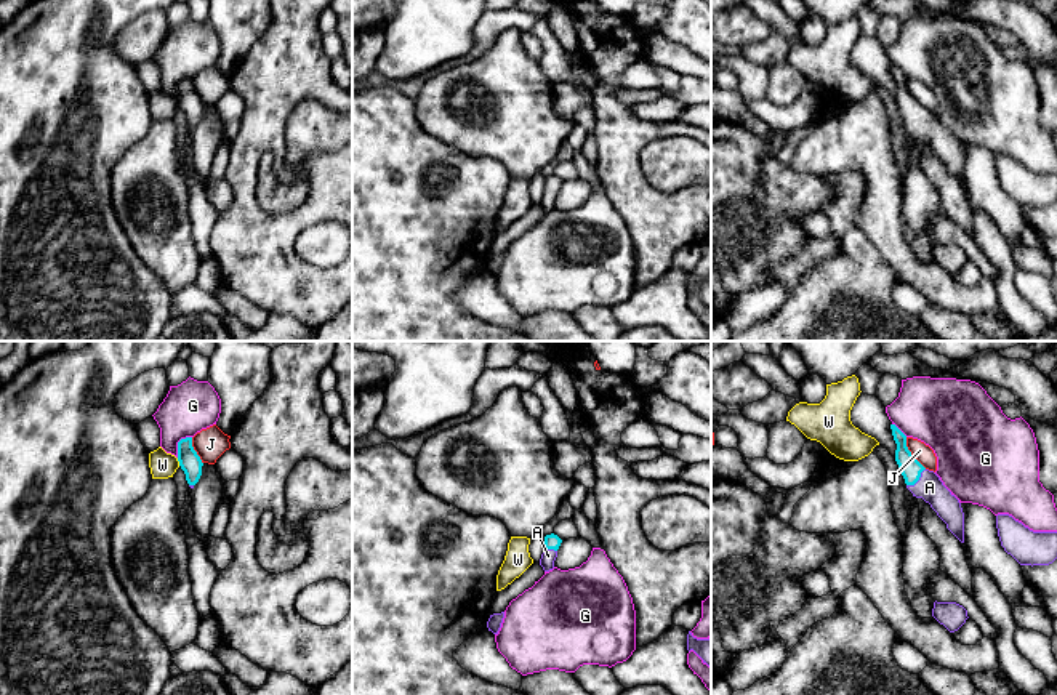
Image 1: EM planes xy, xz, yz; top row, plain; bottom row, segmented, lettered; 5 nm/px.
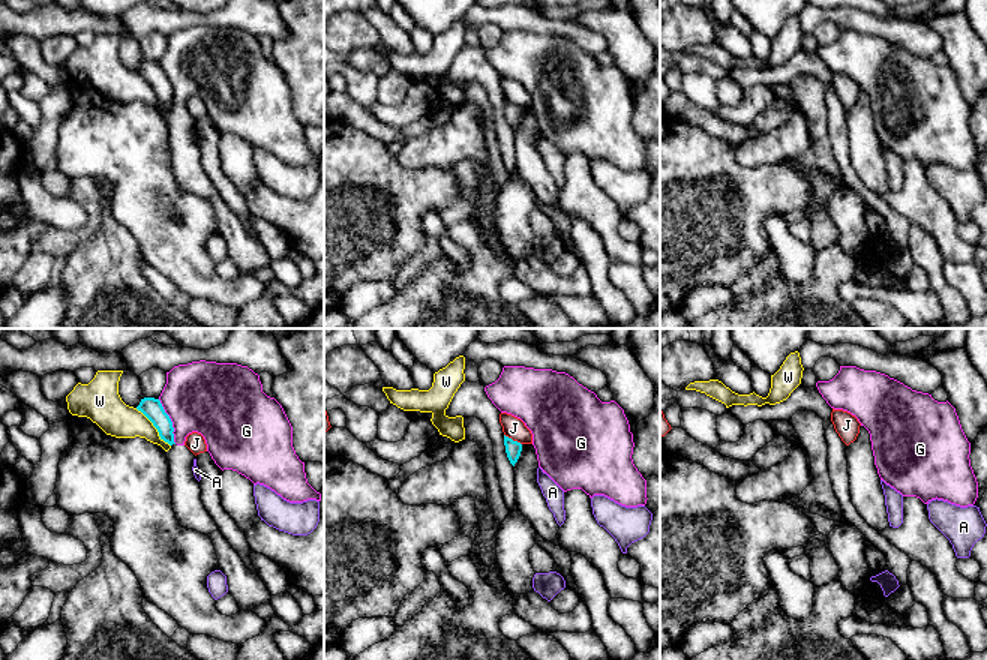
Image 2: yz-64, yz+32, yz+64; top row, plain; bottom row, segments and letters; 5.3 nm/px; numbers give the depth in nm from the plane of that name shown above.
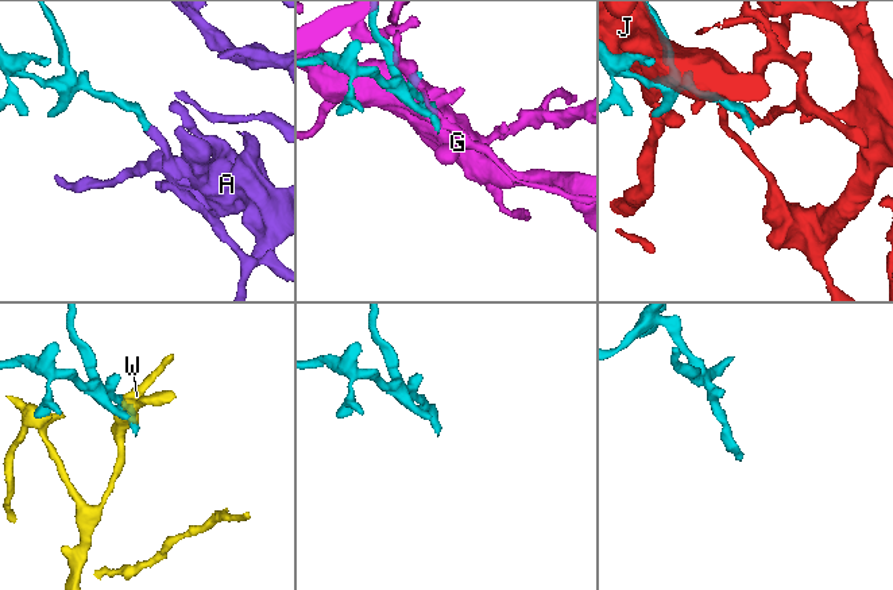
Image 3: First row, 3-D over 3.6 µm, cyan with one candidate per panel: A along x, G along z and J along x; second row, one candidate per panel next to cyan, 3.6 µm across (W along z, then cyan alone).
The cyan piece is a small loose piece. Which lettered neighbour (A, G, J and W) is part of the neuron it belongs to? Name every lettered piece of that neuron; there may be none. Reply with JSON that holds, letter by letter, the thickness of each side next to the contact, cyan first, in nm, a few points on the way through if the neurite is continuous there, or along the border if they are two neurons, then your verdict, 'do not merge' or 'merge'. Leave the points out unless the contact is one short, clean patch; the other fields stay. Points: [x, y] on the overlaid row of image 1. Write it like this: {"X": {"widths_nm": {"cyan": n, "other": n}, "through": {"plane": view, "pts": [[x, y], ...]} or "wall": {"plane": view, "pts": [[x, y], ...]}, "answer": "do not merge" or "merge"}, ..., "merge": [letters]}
{"A": {"widths_nm": {"cyan": 100, "other": 140}, "through": {"plane": "yz", "pts": [[910, 466], [918, 479], [929, 487]]}, "answer": "merge"}, "G": {"widths_nm": {"cyan": 110, "other": 260}, "answer": "do not merge"}, "J": {"widths_nm": {"cyan": 100, "other": 90}, "answer": "do not merge"}, "W": {"widths_nm": {"cyan": 110, "other": 130}, "answer": "do not merge"}, "merge": ["A"]}

